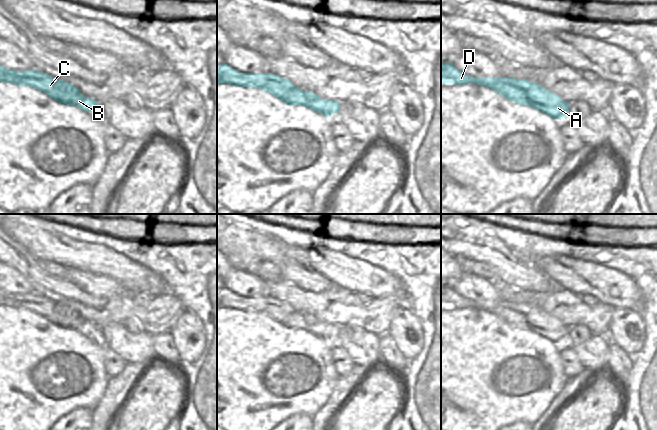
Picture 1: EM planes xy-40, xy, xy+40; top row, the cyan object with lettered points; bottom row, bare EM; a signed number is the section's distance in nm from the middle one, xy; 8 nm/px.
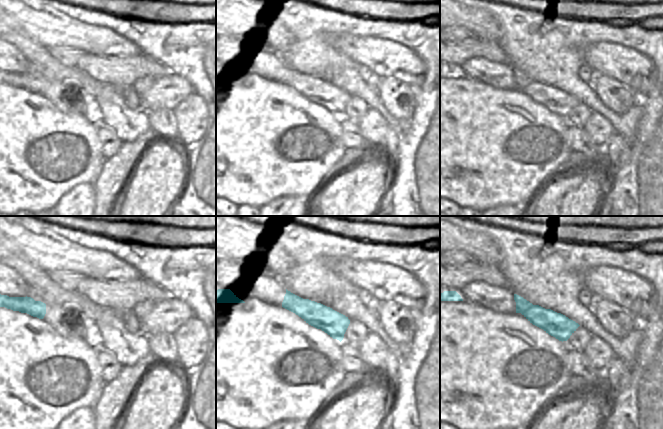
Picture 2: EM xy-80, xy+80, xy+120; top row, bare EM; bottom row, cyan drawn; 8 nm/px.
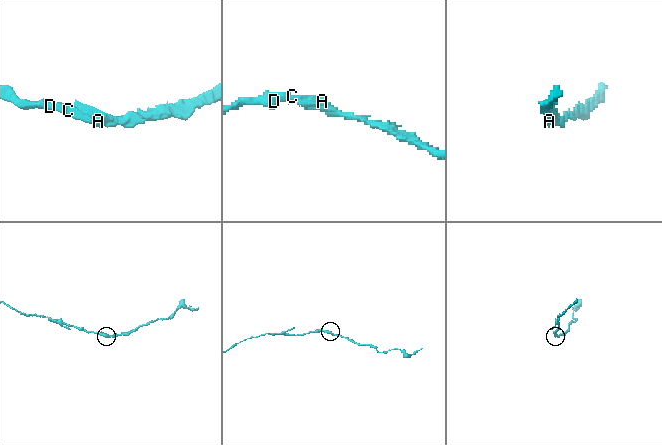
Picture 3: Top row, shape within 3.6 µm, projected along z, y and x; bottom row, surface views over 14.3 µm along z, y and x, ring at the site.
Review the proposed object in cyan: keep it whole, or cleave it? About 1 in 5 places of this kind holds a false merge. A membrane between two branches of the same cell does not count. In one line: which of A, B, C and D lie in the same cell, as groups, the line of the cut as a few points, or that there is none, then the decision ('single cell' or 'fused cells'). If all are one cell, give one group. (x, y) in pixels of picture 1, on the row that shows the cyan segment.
A B C D; no cut; single cell

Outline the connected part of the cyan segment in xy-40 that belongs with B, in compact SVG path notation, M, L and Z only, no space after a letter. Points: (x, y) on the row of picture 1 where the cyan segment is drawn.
M0 65L0 81L34 87L60 103L74 105L84 111L93 113L100 106L94 99L82 95L79 89L68 81L56 79L36 69L16 71Z

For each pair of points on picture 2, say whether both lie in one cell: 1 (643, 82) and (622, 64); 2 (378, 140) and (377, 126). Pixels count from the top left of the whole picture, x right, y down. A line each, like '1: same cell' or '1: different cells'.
1: same cell
2: same cell

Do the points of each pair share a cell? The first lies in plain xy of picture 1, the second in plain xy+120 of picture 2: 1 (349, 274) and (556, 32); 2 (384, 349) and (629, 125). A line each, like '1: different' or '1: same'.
1: different
2: different

